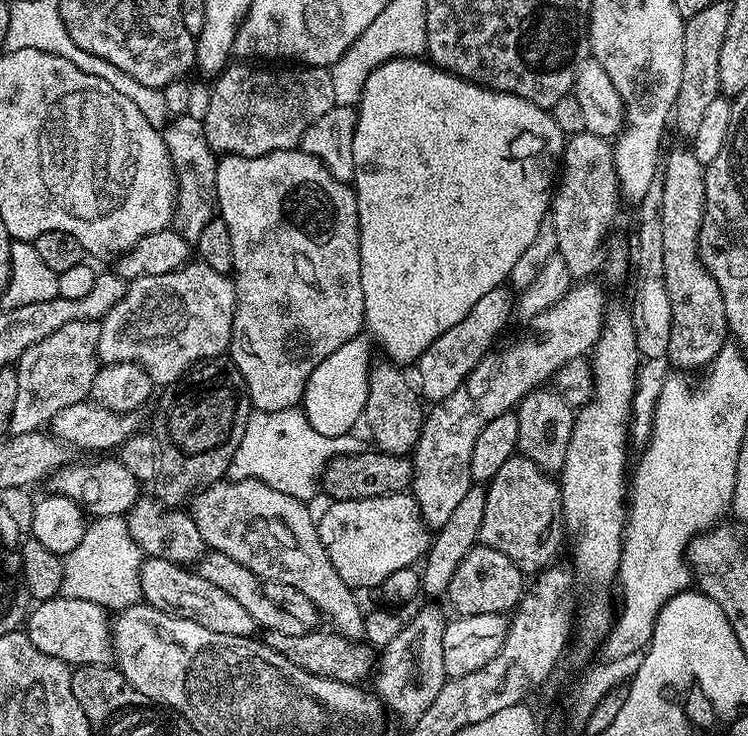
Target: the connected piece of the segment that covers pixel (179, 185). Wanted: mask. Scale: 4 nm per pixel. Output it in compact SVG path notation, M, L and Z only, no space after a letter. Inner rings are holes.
M191 113L175 115L167 127L161 131L161 136L166 142L168 157L176 174L176 204L172 214L171 227L190 242L194 242L201 236L206 224L215 219L218 210L216 207L216 165L218 160L209 143L206 142L203 119L197 115L196 117Z

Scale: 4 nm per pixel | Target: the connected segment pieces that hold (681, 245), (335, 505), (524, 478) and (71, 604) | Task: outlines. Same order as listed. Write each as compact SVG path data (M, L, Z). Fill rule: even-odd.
M691 147L676 148L662 160L662 274L666 294L670 294L670 346L668 359L676 370L707 369L730 333L726 322L726 306L718 284L700 261L698 234L704 213L705 165L694 158Z
M408 492L378 498L332 500L329 505L318 516L322 546L330 558L330 566L338 570L338 578L353 590L379 589L390 574L413 567L429 549L430 529L415 498Z
M517 454L511 456L500 467L498 474L494 474L492 480L487 481L486 489L486 508L482 517L479 543L483 547L493 548L506 554L506 558L510 558L510 562L514 562L514 566L518 566L525 574L536 574L549 567L555 561L552 559L555 558L556 551L560 548L560 539L563 541L566 536L560 510L562 498L559 483L549 473L534 466L530 458Z
M63 594L53 600L41 600L26 617L26 631L30 642L42 654L50 654L50 658L58 658L70 666L113 663L112 620L109 609L100 604Z

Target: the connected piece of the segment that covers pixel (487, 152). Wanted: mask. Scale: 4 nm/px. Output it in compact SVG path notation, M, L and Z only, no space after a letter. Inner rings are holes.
M403 56L397 60L386 62L382 66L378 66L370 74L370 78L366 78L366 86L364 93L360 95L360 103L356 113L356 129L354 130L354 166L356 174L354 177L354 187L356 189L356 201L358 202L358 222L360 223L360 265L362 266L362 298L364 299L364 323L367 331L372 331L372 336L378 343L384 347L383 355L387 359L395 362L397 365L405 366L411 362L419 361L420 355L425 352L428 347L434 343L442 334L446 334L446 330L450 330L450 326L458 326L458 322L462 322L462 318L466 318L466 314L470 314L470 310L474 310L474 302L479 302L481 298L486 298L486 294L490 294L490 290L501 287L509 279L511 271L514 270L514 264L525 253L530 242L537 237L538 226L541 225L544 216L549 215L550 201L554 188L554 181L558 176L558 165L562 160L562 153L566 143L566 133L558 130L558 126L554 122L551 111L546 108L534 106L534 102L530 102L526 98L518 98L509 92L495 92L492 88L483 88L481 84L471 84L468 80L454 75L452 72L446 72L442 68L437 68L435 64L424 58L413 58Z

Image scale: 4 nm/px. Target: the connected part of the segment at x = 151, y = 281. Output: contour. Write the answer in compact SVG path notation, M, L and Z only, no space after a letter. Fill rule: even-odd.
M189 262L170 274L150 274L128 284L122 302L99 321L100 337L96 355L104 364L134 362L150 374L153 385L171 386L190 368L211 361L229 351L232 343L232 323L236 309L236 286L225 273L210 270L202 262Z

